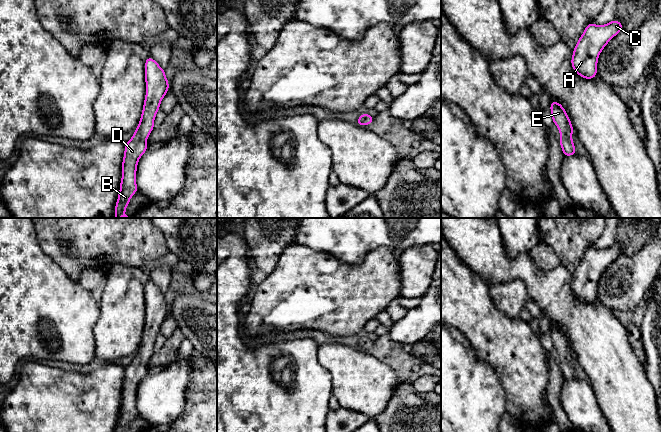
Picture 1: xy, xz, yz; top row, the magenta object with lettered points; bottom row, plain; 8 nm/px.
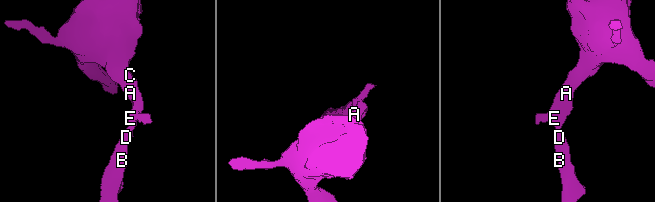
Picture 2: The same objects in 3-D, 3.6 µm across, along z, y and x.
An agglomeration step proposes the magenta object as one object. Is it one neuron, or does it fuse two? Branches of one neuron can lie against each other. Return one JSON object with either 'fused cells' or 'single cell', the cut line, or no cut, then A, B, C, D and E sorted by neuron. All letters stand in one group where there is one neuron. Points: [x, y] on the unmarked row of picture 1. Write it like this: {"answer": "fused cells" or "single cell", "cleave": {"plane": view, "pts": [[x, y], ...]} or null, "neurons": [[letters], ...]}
{"answer": "single cell", "cleave": null, "neurons": [["A", "B", "C", "D", "E"]]}

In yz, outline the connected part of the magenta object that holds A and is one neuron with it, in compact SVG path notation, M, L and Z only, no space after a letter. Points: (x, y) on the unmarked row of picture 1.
M615 243L605 249L587 248L573 273L571 289L574 295L584 303L595 302L600 277L622 252L622 247Z

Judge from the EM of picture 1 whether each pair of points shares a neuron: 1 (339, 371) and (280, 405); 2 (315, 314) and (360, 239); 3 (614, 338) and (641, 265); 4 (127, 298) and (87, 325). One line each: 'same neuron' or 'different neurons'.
1: different neurons
2: different neurons
3: different neurons
4: different neurons

